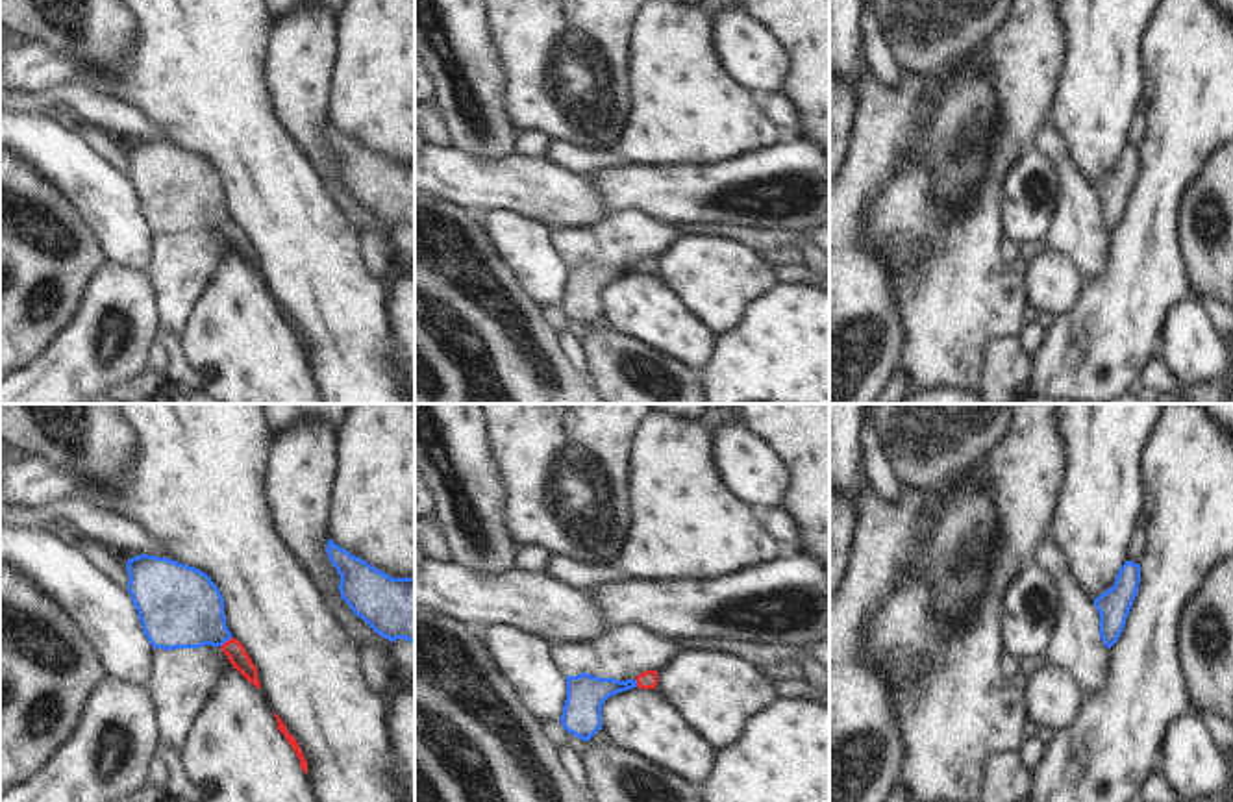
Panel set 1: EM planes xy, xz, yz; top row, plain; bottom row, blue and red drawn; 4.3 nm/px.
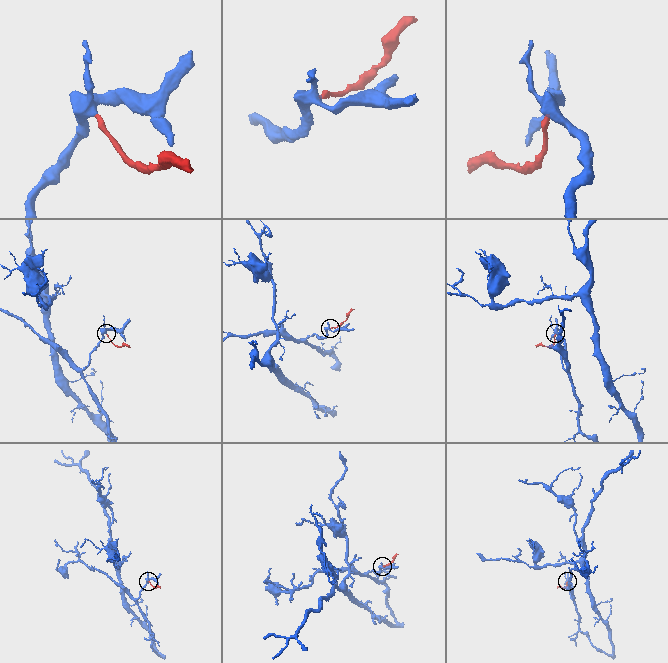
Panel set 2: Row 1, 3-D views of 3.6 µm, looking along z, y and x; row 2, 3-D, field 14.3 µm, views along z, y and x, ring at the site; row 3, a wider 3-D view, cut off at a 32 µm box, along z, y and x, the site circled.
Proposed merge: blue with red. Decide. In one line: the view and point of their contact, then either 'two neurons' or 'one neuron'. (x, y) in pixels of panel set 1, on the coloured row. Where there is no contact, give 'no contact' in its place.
xy (226, 639) | one neuron

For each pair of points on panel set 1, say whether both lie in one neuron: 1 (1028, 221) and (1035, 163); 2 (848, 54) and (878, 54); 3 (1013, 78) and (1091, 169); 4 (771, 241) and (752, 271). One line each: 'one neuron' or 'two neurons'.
1: one neuron
2: two neurons
3: two neurons
4: two neurons

